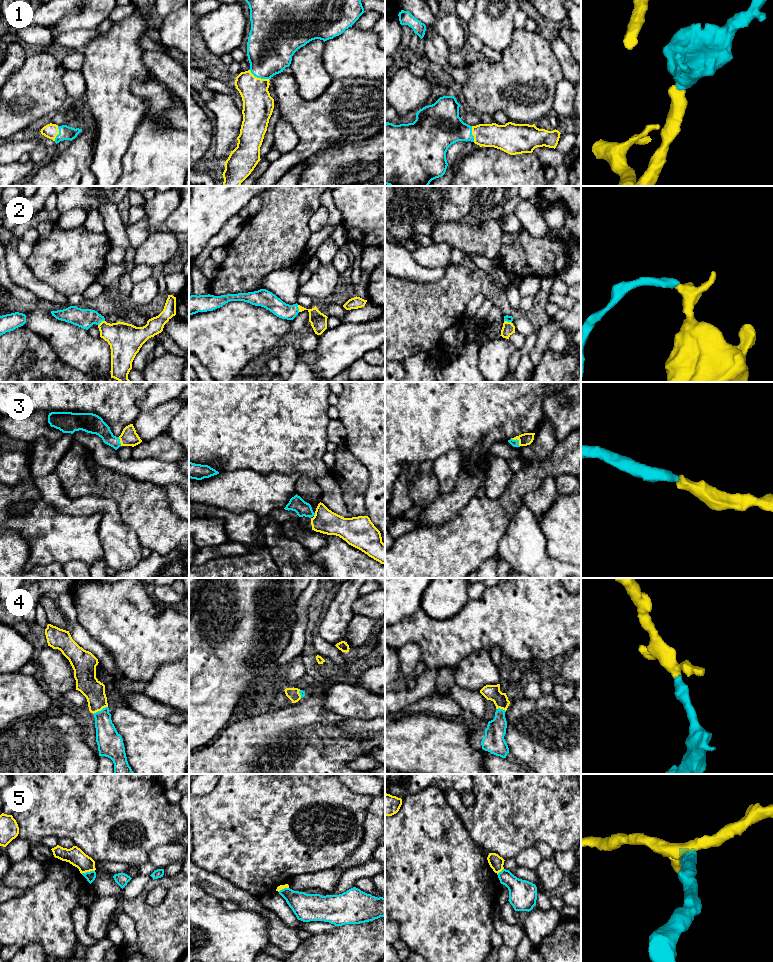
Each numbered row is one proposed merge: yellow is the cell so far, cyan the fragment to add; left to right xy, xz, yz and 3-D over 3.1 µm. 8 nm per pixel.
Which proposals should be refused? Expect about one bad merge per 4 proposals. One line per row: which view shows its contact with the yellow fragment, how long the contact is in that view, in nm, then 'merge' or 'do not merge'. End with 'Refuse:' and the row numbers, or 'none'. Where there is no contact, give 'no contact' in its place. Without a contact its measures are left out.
1: xz | 190 nm | merge
2: xy | 70 nm | merge
3: yz | 100 nm | merge
4: xy | 130 nm | merge
5: xy | 110 nm | do not merge
Refuse: 5

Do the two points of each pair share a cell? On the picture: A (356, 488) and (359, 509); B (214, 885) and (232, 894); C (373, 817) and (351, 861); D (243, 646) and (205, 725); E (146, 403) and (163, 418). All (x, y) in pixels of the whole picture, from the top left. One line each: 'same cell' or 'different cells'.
A: same cell
B: same cell
C: same cell
D: same cell
E: different cells

